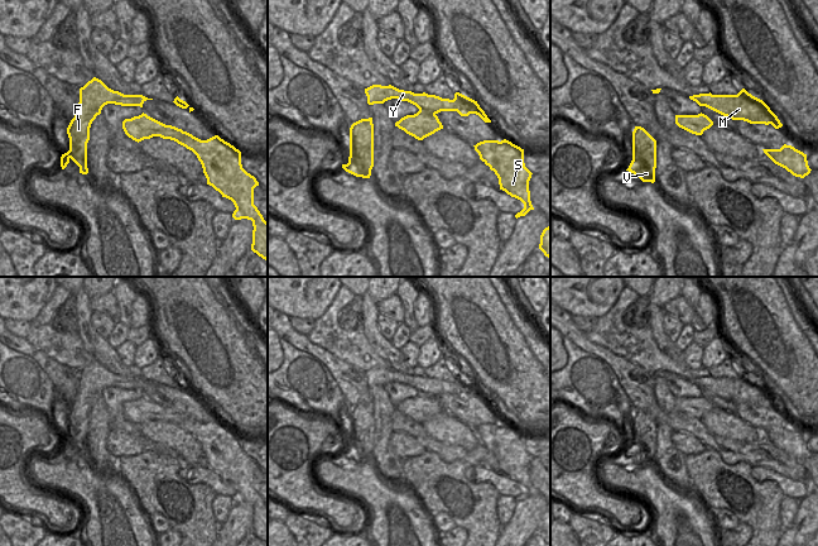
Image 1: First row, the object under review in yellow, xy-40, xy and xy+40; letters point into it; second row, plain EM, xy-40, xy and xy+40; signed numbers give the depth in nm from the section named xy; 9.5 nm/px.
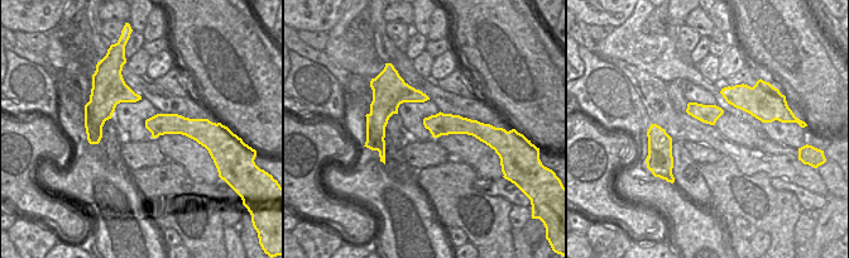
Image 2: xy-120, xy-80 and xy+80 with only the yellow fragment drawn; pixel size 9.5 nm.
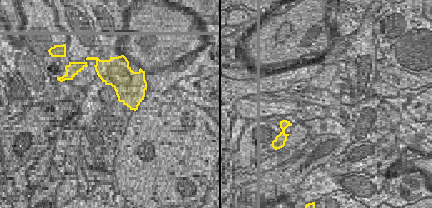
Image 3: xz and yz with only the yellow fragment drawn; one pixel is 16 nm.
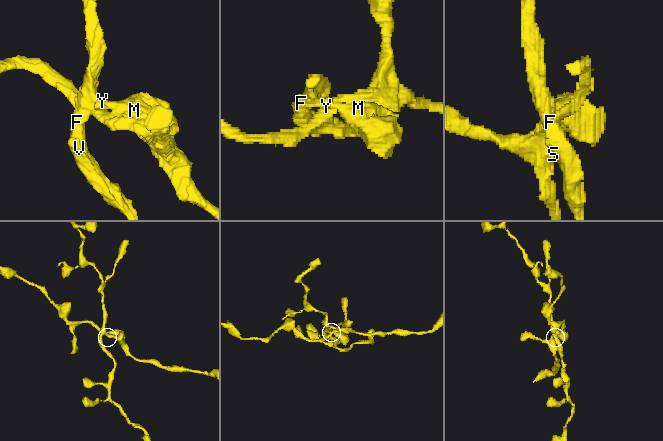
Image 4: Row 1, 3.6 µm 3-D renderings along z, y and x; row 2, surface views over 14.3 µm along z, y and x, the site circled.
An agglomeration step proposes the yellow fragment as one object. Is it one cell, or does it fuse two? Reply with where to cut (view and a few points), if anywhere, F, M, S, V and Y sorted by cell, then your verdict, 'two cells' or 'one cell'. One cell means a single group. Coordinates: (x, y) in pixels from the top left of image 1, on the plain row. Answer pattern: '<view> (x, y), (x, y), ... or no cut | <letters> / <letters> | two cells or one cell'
xy (419, 393), (434, 397) | F M V Y / S | two cells

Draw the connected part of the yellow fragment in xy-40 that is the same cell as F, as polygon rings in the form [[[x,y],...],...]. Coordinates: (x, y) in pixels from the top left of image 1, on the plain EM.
[[[93,360],[91,364],[88,364],[83,370],[80,372],[80,385],[77,388],[76,398],[71,403],[71,406],[67,411],[67,417],[68,417],[68,421],[69,421],[69,434],[67,436],[62,437],[62,440],[61,440],[62,452],[64,452],[67,450],[67,447],[69,446],[69,444],[72,442],[80,450],[80,456],[82,456],[82,458],[88,456],[88,451],[87,451],[87,426],[90,423],[90,411],[91,411],[92,404],[96,402],[96,399],[101,397],[101,393],[105,388],[115,387],[115,388],[121,388],[121,389],[140,389],[140,391],[143,391],[143,387],[146,383],[153,383],[153,382],[148,382],[143,378],[124,378],[119,374],[114,374],[114,373],[109,372],[101,363],[98,363],[96,360]]]

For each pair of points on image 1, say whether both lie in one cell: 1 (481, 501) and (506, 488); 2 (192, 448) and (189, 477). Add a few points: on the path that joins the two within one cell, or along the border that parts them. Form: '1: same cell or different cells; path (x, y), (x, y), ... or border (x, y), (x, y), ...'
1: different cells; border (470, 480), (489, 483), (500, 494)
2: different cells; border (183, 464), (195, 467)

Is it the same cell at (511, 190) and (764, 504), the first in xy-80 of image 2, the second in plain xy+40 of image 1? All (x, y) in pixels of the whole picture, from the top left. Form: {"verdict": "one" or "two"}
{"verdict": "two"}

